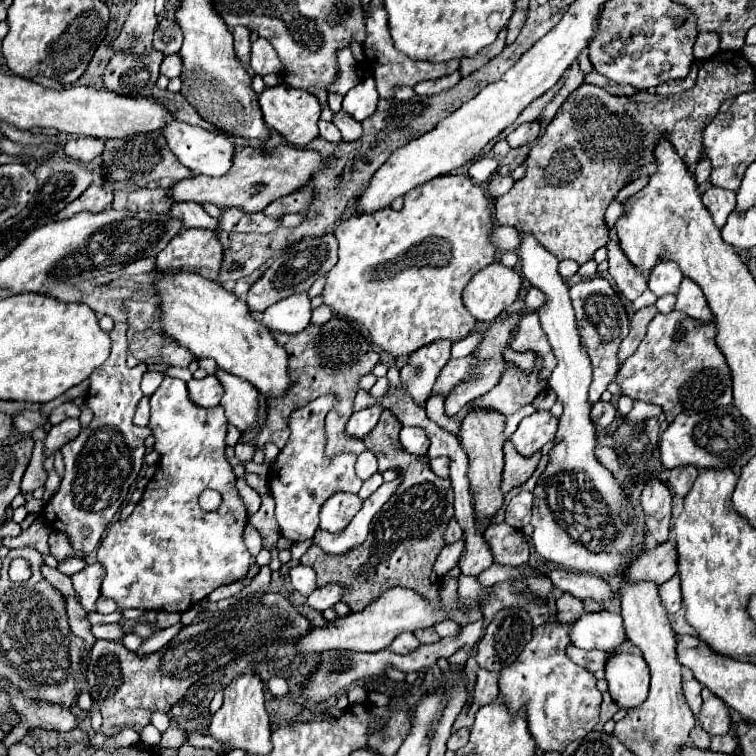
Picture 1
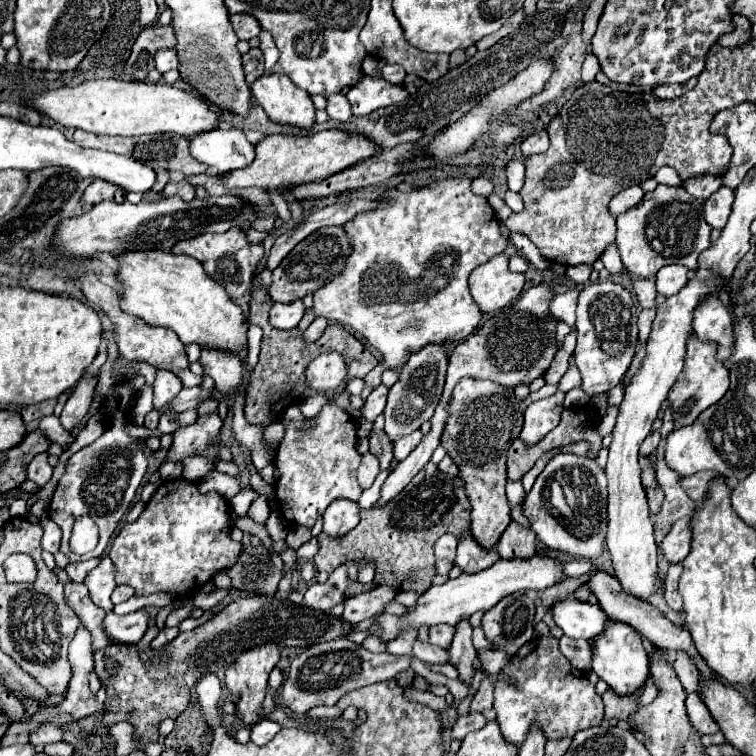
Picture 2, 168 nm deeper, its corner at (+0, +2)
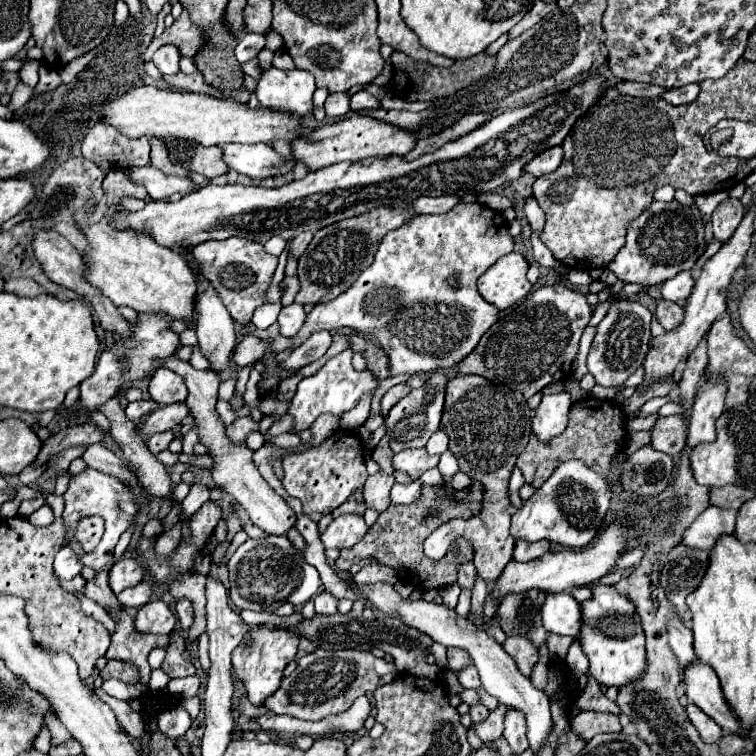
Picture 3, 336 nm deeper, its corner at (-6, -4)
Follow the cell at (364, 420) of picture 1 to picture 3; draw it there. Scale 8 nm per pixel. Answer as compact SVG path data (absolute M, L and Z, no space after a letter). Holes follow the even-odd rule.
M396 384L396 386L392 386L392 388L382 396L382 400L380 400L382 416L386 416L386 414L390 412L390 408L392 408L402 396L406 396L408 392L410 392L410 386L406 386L406 384Z

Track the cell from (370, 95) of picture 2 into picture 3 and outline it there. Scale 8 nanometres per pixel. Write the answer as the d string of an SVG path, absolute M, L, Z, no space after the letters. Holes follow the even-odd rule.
M360 90L360 92L356 92L356 94L350 98L350 108L352 108L354 112L374 110L374 108L380 108L380 102L378 102L378 98L372 96L370 92Z

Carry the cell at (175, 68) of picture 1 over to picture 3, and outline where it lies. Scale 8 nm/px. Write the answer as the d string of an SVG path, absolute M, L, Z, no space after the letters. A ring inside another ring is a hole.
M172 44L162 46L160 50L156 50L156 54L152 58L152 62L156 64L156 68L160 70L162 76L176 74L178 72L178 60L180 60L180 52Z

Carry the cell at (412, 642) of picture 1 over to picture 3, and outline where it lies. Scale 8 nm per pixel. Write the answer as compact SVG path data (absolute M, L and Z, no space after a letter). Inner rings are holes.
M470 664L470 666L466 666L466 668L462 668L462 670L458 670L456 672L458 674L458 680L460 680L460 684L464 686L464 688L480 688L482 684L480 684L480 678L478 678L478 670Z

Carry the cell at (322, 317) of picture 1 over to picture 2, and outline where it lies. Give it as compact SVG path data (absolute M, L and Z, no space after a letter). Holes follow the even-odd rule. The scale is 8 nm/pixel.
M324 318L314 320L314 322L308 326L308 330L304 332L306 342L316 342L316 340L322 336L322 332L324 332L324 328L326 328L326 326L328 326L328 322L326 322Z

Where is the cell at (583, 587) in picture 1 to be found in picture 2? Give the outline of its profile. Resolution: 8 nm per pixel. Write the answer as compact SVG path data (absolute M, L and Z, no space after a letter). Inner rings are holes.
M596 572L594 576L592 576L592 580L588 582L588 586L592 588L592 594L598 598L598 604L600 604L600 608L606 612L606 616L610 616L612 620L620 620L620 622L626 622L626 624L630 624L632 628L636 628L642 636L646 636L654 646L658 646L658 648L666 648L666 650L684 650L684 652L688 652L694 660L696 660L696 666L698 666L698 670L700 670L700 674L702 674L702 678L714 678L714 674L712 674L712 670L706 666L706 662L702 660L702 656L698 656L698 652L696 652L696 648L694 648L694 644L692 644L692 638L690 638L690 632L686 632L684 628L680 628L680 626L674 626L670 620L666 620L656 608L652 608L648 602L642 602L642 600L638 600L636 596L630 596L628 592L624 592L622 588L620 588L620 582L614 578L614 576L610 576L610 574L606 574L606 572Z

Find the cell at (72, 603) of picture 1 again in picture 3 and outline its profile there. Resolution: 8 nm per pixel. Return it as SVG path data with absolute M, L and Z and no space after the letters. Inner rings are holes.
M102 690L98 692L98 696L100 696L100 698L102 698L102 700L114 710L116 720L120 722L122 730L124 730L128 736L132 736L132 738L140 738L140 736L144 734L144 722L142 722L140 712L134 712L134 710L130 708L128 702L124 702L124 700L116 700L116 698L110 698L110 696L104 694Z

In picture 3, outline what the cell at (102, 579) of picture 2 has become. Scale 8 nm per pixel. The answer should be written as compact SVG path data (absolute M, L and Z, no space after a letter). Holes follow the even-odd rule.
M122 558L118 560L108 576L108 584L114 594L120 594L122 590L136 586L144 578L144 566L138 560L132 558Z

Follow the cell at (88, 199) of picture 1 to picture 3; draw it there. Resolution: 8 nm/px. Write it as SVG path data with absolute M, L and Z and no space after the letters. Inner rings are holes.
M110 170L102 182L104 194L108 196L108 206L118 206L122 198L146 198L146 190L136 186L122 170Z

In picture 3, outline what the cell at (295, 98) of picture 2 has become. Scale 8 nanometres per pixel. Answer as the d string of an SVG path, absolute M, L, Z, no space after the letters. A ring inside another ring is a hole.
M268 68L262 72L256 88L256 96L262 108L290 112L292 116L304 118L314 112L312 94L314 78L306 70L276 70Z

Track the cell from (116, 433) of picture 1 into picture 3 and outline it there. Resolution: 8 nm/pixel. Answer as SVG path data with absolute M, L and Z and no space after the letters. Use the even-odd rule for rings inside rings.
M86 468L86 470L82 470L80 474L74 474L74 476L70 478L68 490L64 492L64 500L66 500L66 508L64 508L62 518L64 518L64 524L66 524L68 548L78 554L82 566L90 566L92 570L110 568L110 566L112 566L112 552L114 552L114 546L116 546L120 534L130 528L130 524L134 522L134 518L136 518L136 514L138 514L138 506L136 506L132 488L130 488L128 484L124 484L122 480L118 480L116 476L98 472L98 470L94 470L94 468ZM94 514L104 518L104 522L106 522L106 532L104 532L104 538L102 538L100 544L98 544L98 550L94 550L94 554L84 554L80 542L76 542L76 538L74 538L74 532L76 532L76 526L78 526L78 520L80 520L80 518L84 518L84 516L94 516Z

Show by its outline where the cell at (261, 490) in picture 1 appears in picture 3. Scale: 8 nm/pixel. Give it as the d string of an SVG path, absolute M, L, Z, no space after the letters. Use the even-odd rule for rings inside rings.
M184 452L179 454L178 462L184 464L190 464L197 468L211 469L213 467L213 460L207 454L204 455L188 455Z

